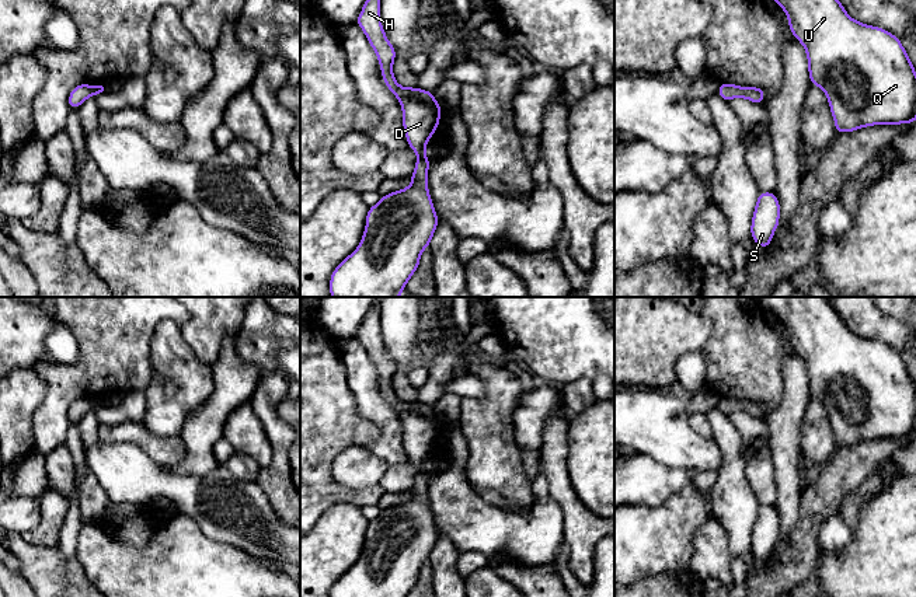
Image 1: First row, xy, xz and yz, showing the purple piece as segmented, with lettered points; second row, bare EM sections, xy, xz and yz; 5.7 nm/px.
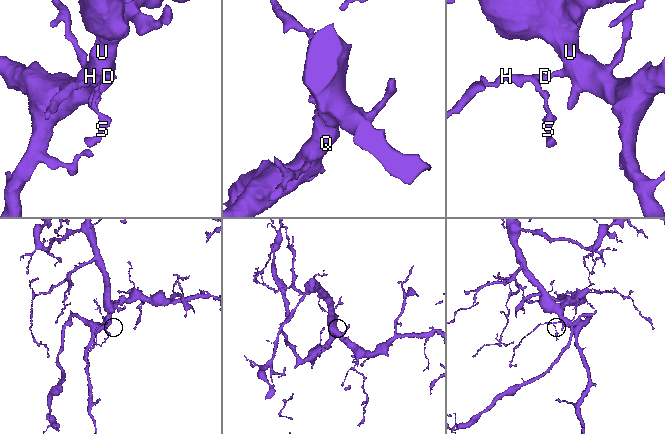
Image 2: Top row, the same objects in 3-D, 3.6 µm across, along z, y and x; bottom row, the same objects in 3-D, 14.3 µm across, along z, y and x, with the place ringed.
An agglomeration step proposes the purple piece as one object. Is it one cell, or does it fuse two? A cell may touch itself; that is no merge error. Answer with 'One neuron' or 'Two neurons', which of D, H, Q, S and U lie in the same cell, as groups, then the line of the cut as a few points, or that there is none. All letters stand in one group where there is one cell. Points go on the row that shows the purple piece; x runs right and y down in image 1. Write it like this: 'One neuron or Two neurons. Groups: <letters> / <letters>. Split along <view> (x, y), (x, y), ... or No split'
One neuron. Groups: D H Q S U. No split

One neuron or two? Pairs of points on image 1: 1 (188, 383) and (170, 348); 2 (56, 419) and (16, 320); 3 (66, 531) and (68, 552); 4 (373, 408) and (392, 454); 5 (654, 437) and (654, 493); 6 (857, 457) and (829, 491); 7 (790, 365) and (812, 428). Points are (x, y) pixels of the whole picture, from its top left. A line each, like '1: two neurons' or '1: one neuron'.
1: one neuron
2: two neurons
3: one neuron
4: one neuron
5: two neurons
6: one neuron
7: two neurons

